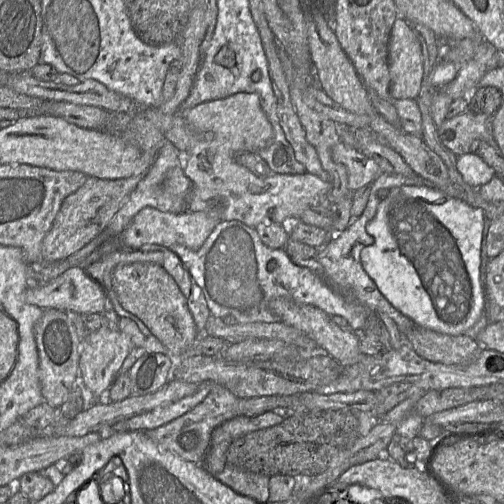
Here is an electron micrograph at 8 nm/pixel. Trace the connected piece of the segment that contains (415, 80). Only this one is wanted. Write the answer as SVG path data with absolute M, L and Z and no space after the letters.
M396 18L388 43L390 92L395 99L416 100L421 92L423 55L420 41L404 18Z

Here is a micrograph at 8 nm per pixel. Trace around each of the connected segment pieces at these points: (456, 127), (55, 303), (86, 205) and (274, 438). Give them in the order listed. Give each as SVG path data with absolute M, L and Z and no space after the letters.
M465 111L439 128L441 142L457 156L475 153L478 143L493 139L493 116Z
M70 267L42 286L27 288L25 301L42 309L104 314L107 298L85 269Z
M138 175L103 179L88 176L81 187L63 200L52 227L42 242L43 260L58 261L66 258L101 236L143 177L144 175Z
M350 410L294 411L289 418L282 418L273 411L257 416L236 416L223 422L212 433L207 457L206 471L236 493L259 503L269 499L269 478L273 475L318 475L330 462L345 462L350 458L351 448L359 437L359 420Z

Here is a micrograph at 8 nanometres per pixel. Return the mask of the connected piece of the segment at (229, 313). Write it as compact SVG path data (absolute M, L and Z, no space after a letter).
M381 173L372 183L364 212L322 248L318 260L326 276L320 278L311 270L296 265L283 248L273 249L259 238L255 228L239 220L221 220L214 227L202 246L193 250L184 245L170 248L189 270L193 280L202 289L211 314L223 318L225 323L282 322L269 308L271 300L286 298L301 304L315 306L328 315L344 317L353 332L363 330L371 313L390 317L402 334L407 335L416 325L397 310L379 291L364 270L360 252L373 243L367 232L368 222L375 216L380 202L395 188L406 184L423 185L436 189L436 185L420 176L409 179L389 173Z

